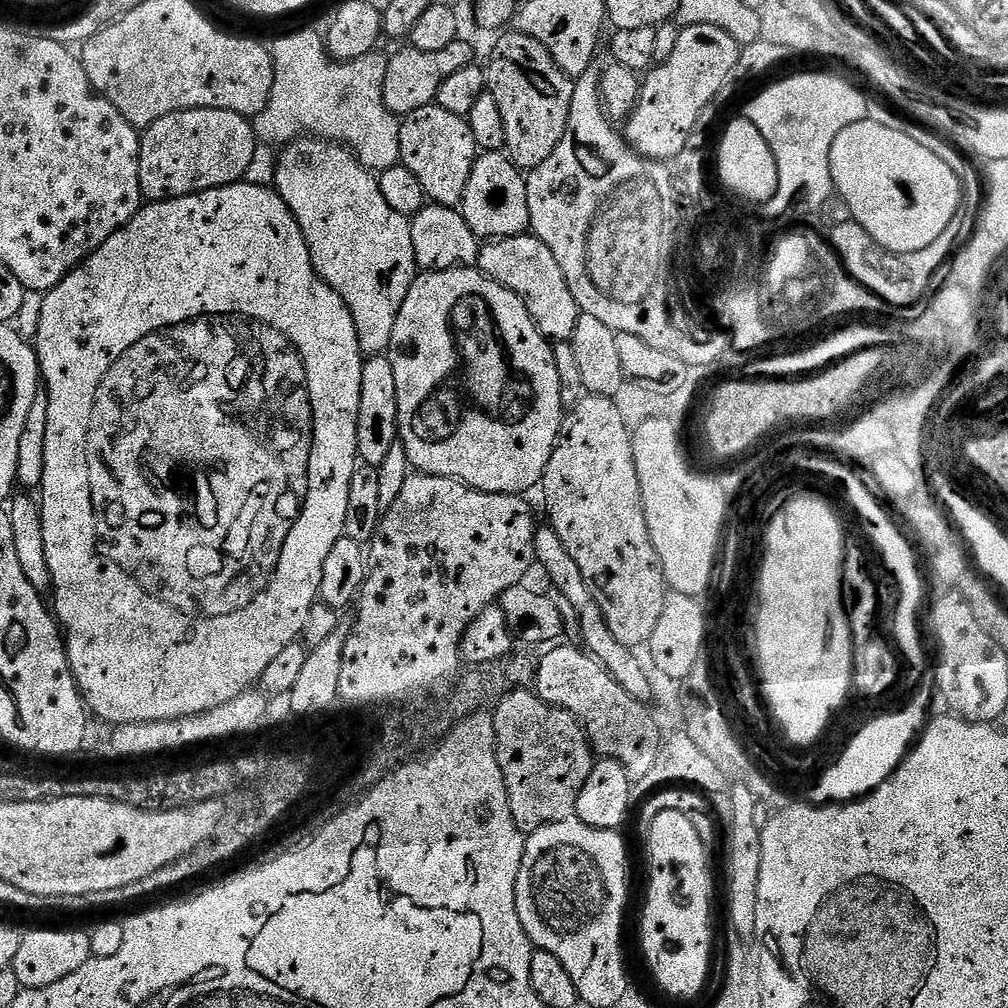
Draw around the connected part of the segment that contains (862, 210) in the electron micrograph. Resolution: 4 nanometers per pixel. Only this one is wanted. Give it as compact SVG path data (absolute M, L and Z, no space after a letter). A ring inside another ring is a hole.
M867 118L854 122L838 134L830 152L830 170L835 195L844 199L851 219L874 242L891 252L914 254L914 250L926 250L930 242L942 238L942 230L957 219L960 208L960 176L935 152L927 148L920 138L906 134L902 130L890 130Z

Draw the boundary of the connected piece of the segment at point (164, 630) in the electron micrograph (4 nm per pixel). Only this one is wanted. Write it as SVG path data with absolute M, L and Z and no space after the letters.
M241 182L241 183L238 183L238 184L227 184L227 185L226 185L226 186L222 186L222 187L221 187L221 188L211 188L211 189L210 189L210 190L206 190L206 191L205 191L205 192L196 192L196 193L194 193L194 194L193 194L193 195L192 195L192 196L174 196L174 197L172 197L172 199L171 199L171 200L157 200L157 201L155 201L155 202L148 202L148 203L145 203L145 204L144 204L144 205L143 205L143 207L141 207L141 209L140 209L140 211L139 211L139 212L137 212L137 213L136 213L136 217L134 217L134 219L133 219L133 220L132 220L132 221L130 221L130 222L129 222L129 224L127 224L127 225L126 225L126 226L122 226L122 227L121 227L121 228L120 228L120 229L118 229L118 230L117 230L117 231L116 231L116 233L114 233L114 235L112 235L112 236L111 236L111 237L110 237L110 238L106 238L106 242L102 242L102 246L98 246L98 250L97 250L97 251L96 251L96 252L93 252L93 253L92 253L92 255L91 255L91 256L88 256L88 257L87 257L87 258L85 258L85 260L83 260L83 262L82 262L82 263L80 263L80 265L79 265L79 266L78 266L78 267L77 267L77 268L73 268L73 269L72 269L72 271L71 271L71 272L69 272L69 274L68 274L68 277L67 277L67 278L66 278L66 279L65 279L65 280L63 280L63 282L61 282L61 284L59 284L59 285L58 285L58 286L54 286L54 287L53 287L53 288L52 288L52 289L50 289L50 290L49 290L49 291L48 291L48 292L47 292L47 294L46 294L46 295L45 295L45 297L44 297L44 301L43 301L43 302L42 302L42 312L41 312L41 318L40 318L40 321L39 321L39 322L38 322L38 328L37 328L37 332L36 332L36 334L35 334L35 337L34 337L34 347L35 347L35 350L36 350L36 357L37 357L37 358L38 358L38 362L39 362L39 363L40 363L40 375L41 375L41 377L42 377L42 384L43 384L43 387L44 387L44 388L45 388L45 389L46 389L46 391L47 391L47 394L48 394L48 405L49 405L49 406L50 406L50 415L49 415L49 416L47 416L47 417L46 417L46 446L45 446L45 472L44 472L44 477L43 477L43 478L42 478L42 480L41 480L41 484L40 484L40 489L39 489L39 492L38 492L38 503L39 503L39 505L40 505L40 517L41 517L41 518L42 518L42 538L43 538L43 539L44 539L44 541L45 541L45 542L46 542L46 562L47 562L47 563L48 563L48 565L49 565L49 566L50 566L50 574L51 574L51 575L52 575L52 586L51 586L51 591L52 591L52 592L53 592L53 593L55 593L55 592L56 592L56 608L55 608L55 604L54 604L54 615L55 615L55 617L56 617L56 619L57 619L57 621L58 621L58 623L59 623L59 625L60 625L60 627L61 627L61 629L62 629L62 631L63 631L63 633L64 633L64 635L65 635L65 637L66 637L66 643L67 643L67 646L68 646L68 660L69 660L69 662L71 662L71 663L72 663L72 673L73 673L73 674L74 674L74 678L75 678L75 679L76 679L76 684L77 684L77 686L78 686L78 687L79 687L79 688L80 688L80 691L81 691L81 693L82 693L82 695L83 695L83 698L84 698L84 703L85 703L85 705L86 705L86 707L87 707L87 709L88 709L88 711L89 711L89 713L91 713L91 715L92 715L92 716L93 716L93 717L95 717L95 719L97 719L97 720L99 720L99 721L103 721L103 722L104 722L104 723L105 723L105 724L107 724L107 725L111 725L111 726L119 726L119 725L123 725L123 724L138 724L138 723L158 723L158 722L159 722L159 721L160 721L160 720L174 720L174 719L186 719L186 718L187 718L187 717L188 717L188 716L194 716L194 715L200 715L200 714L202 714L202 713L203 713L203 712L204 712L204 711L210 711L210 710L214 710L214 708L215 708L215 707L220 707L220 706L222 706L222 704L223 704L223 703L226 703L226 702L230 702L230 700L231 700L231 699L236 699L236 697L237 697L237 696L239 696L239 695L240 695L240 694L242 694L242 693L243 693L243 692L246 692L246 691L248 691L248 689L251 689L251 688L252 688L252 687L253 687L253 685L255 685L255 684L256 684L256 683L257 683L257 682L260 682L260 681L261 681L261 680L262 680L262 678L263 678L263 672L264 672L264 668L266 668L266 667L267 667L267 666L269 666L269 665L270 665L270 662L273 662L273 660L274 660L274 658L276 658L276 657L278 657L278 654L281 654L281 653L282 653L282 652L283 652L283 651L284 651L284 649L285 649L285 648L286 648L286 646L290 646L290 644L291 644L291 643L294 643L294 642L296 642L296 641L299 641L299 640L300 640L300 639L301 639L301 637L303 637L303 635L304 635L304 627L305 627L305 626L306 626L306 620L307 620L307 619L308 619L308 617L309 617L309 616L310 616L310 612L311 612L311 608L312 608L312 607L313 607L313 606L315 606L315 604L317 604L317 601L318 601L318 597L319 597L319 594L320 594L320 583L321 583L321 582L322 582L322 566L326 566L326 558L330 558L330 550L334 550L334 542L338 542L338 541L339 541L339 540L340 540L340 537L341 537L341 536L343 536L343 535L344 535L344 527L345 527L345 526L346 526L346 506L347 506L347 505L348 505L348 503L349 503L349 502L350 502L350 478L351 478L351 477L352 477L352 473L353 473L353 471L354 471L354 465L355 465L355 464L356 464L356 463L357 463L357 460L358 460L358 453L357 453L357 451L356 451L356 427L357 427L357 426L358 426L358 402L359 402L359 401L360 401L360 395L361 395L361 394L362 394L362 370L363 370L363 369L364 369L364 361L365 361L365 357L364 357L364 356L363 356L363 355L362 355L362 353L361 353L361 351L360 351L360 343L359 343L359 342L358 342L358 330L357 330L357 329L356 329L356 327L355 327L355 326L354 326L354 318L353 318L353 317L352 317L352 315L351 315L351 314L350 314L350 310L349 310L349 309L348 309L348 307L347 307L347 306L346 306L346 302L342 302L342 298L341 298L341 297L340 297L340 296L339 296L339 295L338 295L338 293L337 293L337 292L336 292L336 291L335 291L335 290L333 290L333 289L332 289L332 288L331 288L331 287L330 287L330 286L329 286L329 284L328 284L328 283L326 283L326 281L325 281L325 280L323 280L323 278L321 278L321 277L320 277L320 276L319 276L319 275L318 275L318 274L317 274L317 273L316 273L316 271L315 271L315 270L314 270L314 266L313 266L313 265L312 265L312 259L311 259L311 258L310 258L310 250L309 250L309 249L308 249L308 243L307 243L307 242L306 242L306 238L305 238L305 237L304 237L304 235L303 235L303 234L302 234L302 230L301 230L301 229L300 229L300 227L299 227L299 226L298 226L298 222L297 222L297 221L296 221L296 219L295 219L295 218L294 218L294 214L293 214L293 213L292 213L292 211L291 211L291 210L290 210L290 206L286 206L286 202L285 202L285 201L284 201L284 199L283 199L283 198L281 198L281 197L280 197L280 193L279 193L279 192L277 192L277 191L275 191L275 190L273 190L273 189L272 189L272 188L271 188L271 187L264 187L264 186L262 186L262 185L250 185L250 184L247 184L247 183L245 183L245 182Z

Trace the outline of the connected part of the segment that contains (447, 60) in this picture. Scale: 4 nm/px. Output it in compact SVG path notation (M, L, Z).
M461 38L450 42L443 50L418 50L405 46L397 50L393 56L387 57L386 78L382 86L382 94L386 106L398 118L414 114L414 110L422 110L422 106L435 101L438 90L442 90L442 82L452 77L457 70L466 70L466 66L474 63L472 48Z

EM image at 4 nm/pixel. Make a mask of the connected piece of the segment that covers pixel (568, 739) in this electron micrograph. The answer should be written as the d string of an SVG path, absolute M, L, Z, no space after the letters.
M535 691L509 692L509 696L501 698L492 716L496 731L496 753L502 766L502 778L506 782L510 814L514 814L514 822L520 832L531 834L547 824L569 819L575 813L578 794L592 773L594 749L588 742L588 735L571 714L550 706Z

